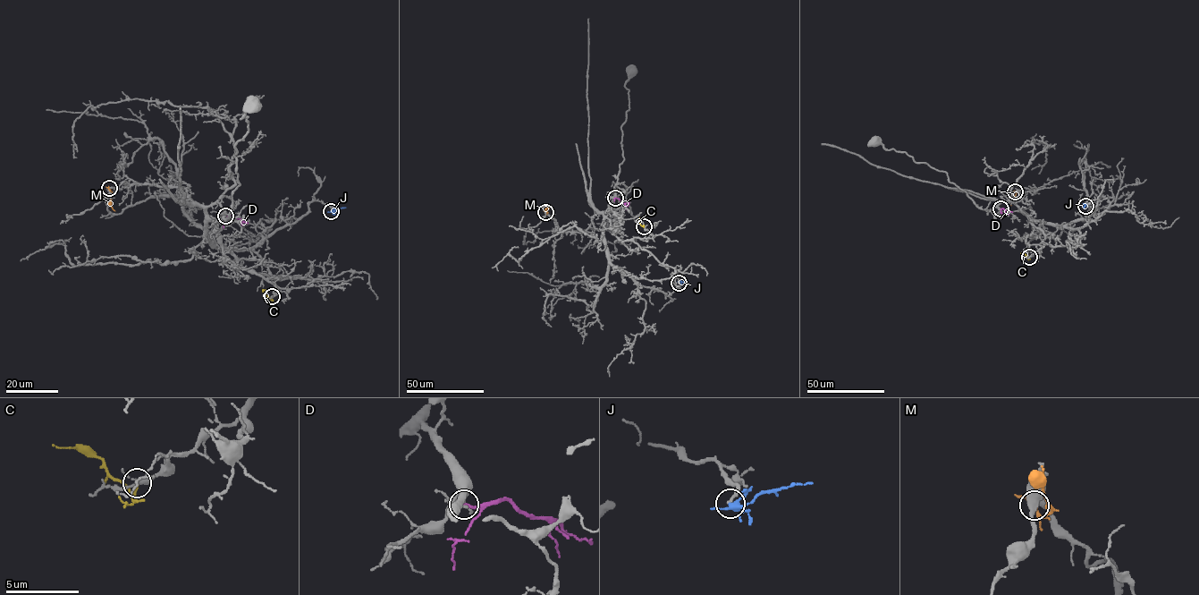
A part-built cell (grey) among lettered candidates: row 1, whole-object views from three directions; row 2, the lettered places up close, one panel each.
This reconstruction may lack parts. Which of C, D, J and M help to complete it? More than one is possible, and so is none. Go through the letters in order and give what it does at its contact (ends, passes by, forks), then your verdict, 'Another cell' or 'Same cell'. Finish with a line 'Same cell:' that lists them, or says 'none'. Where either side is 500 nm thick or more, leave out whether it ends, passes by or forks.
C: It ends there. Another cell
D: It ends there. Same cell
J: It forks there. Same cell
M: It forks there. Another cell
Same cell: D, J

